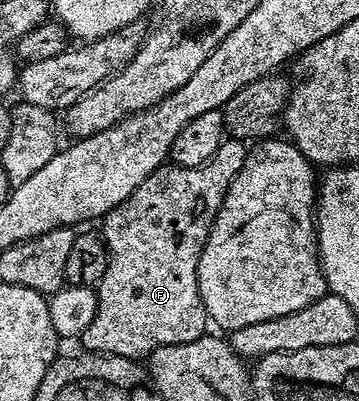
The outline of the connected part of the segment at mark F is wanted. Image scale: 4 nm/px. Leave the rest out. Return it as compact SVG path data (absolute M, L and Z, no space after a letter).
M225 138L202 166L187 168L165 163L154 170L154 174L150 174L150 178L146 178L146 182L142 182L142 186L138 186L130 198L126 198L126 202L106 213L102 218L102 235L104 245L108 248L106 274L102 274L96 288L98 306L94 320L78 337L79 343L84 343L89 353L144 358L163 344L194 342L199 336L205 335L207 328L204 327L209 327L210 321L204 303L200 301L196 277L198 258L226 198L226 190L238 170L242 170L242 162L246 162L247 157L245 141Z

